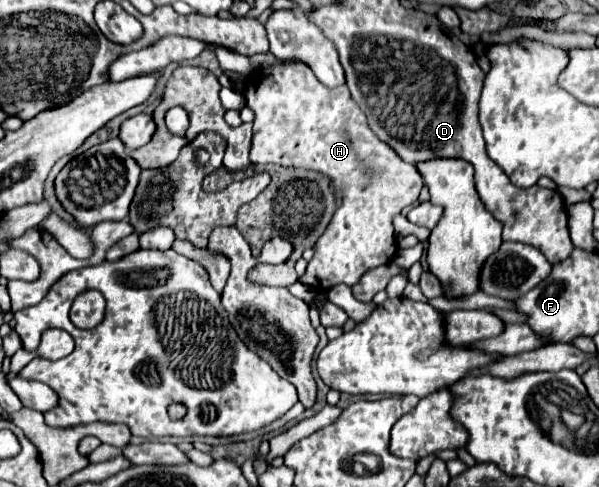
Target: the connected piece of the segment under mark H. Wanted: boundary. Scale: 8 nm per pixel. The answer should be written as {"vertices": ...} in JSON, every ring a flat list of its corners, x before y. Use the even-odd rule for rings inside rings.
{"vertices":[[301,63,255,69,247,79,255,79,245,85,245,101,255,111,251,163,277,163,283,167,321,171,331,177,337,189,337,211,331,223,327,225,325,233,317,241,315,255,309,261,305,273,299,277,299,283,315,291,327,291,337,283,353,287,365,271,385,265,395,257,397,247,391,219,393,215,401,213,403,207,417,201,419,191,423,187,423,179,417,167,401,161,401,157,389,145,373,137,373,131,367,127,365,115,361,113,361,109,357,109,357,103,351,99,347,85,333,89,325,87,311,73,311,69]]}

